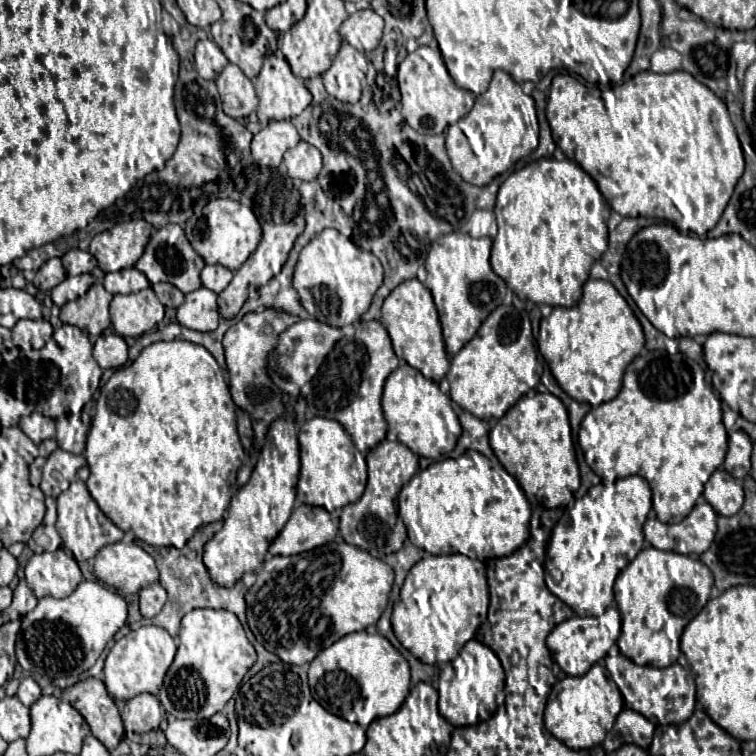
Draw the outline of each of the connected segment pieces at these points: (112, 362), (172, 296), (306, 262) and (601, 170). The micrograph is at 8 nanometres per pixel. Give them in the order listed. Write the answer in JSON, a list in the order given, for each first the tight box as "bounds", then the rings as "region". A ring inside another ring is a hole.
[{"bounds":[94,332,128,368],"region":[[[116,332],[102,334],[94,344],[94,360],[100,368],[118,368],[128,360],[128,344]]]},{"bounds":[152,282,184,308],"region":[[[168,282],[154,284],[152,290],[156,292],[156,298],[158,298],[164,306],[168,306],[168,308],[178,308],[178,306],[184,302],[184,294],[182,294],[176,286],[172,286],[172,284],[168,284]]]},{"bounds":[292,228,384,328],"region":[[[334,228],[324,229],[300,252],[292,284],[298,292],[300,304],[312,318],[342,328],[360,320],[360,316],[370,308],[372,296],[380,288],[384,272],[380,260],[372,252],[358,248],[350,236],[340,234]]]},{"bounds":[546,70,744,236],"region":[[[646,70],[638,72],[624,84],[590,88],[568,74],[558,74],[550,86],[546,116],[554,142],[570,160],[576,160],[576,164],[580,164],[580,168],[584,168],[584,172],[596,180],[596,184],[600,184],[604,200],[620,216],[670,220],[680,232],[704,236],[720,220],[734,186],[744,172],[742,146],[730,122],[726,104],[710,88],[694,80],[694,76],[684,70],[670,74],[654,74]],[[644,136],[646,146],[638,146],[636,140],[644,140]]]}]

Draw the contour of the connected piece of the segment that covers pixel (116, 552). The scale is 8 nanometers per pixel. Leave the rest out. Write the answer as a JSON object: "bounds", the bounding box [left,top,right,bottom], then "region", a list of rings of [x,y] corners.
{"bounds":[94,542,158,594],"region":[[[116,542],[116,544],[104,546],[96,554],[94,576],[104,584],[114,586],[120,594],[136,594],[142,588],[146,588],[158,580],[158,568],[154,564],[154,558],[148,552],[144,552],[136,542],[130,542],[130,544]]]}

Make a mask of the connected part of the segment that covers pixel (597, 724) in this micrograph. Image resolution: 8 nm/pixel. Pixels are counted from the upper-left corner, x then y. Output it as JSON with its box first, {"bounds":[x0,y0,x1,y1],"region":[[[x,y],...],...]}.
{"bounds":[544,664,624,750],"region":[[[594,664],[584,676],[566,676],[564,680],[558,680],[552,686],[544,710],[544,726],[564,746],[572,750],[586,750],[604,742],[622,708],[624,700],[614,680],[608,678],[606,668],[602,664]]]}

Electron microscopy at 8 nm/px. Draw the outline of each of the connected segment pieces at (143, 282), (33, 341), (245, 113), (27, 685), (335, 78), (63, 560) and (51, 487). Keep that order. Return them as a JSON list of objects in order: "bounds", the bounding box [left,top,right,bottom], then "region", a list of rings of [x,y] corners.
[{"bounds":[102,268,150,294],"region":[[[136,268],[110,272],[104,276],[102,284],[110,294],[132,294],[132,292],[140,292],[150,286],[148,278],[142,272],[138,272]]]},{"bounds":[11,319,54,350],"region":[[[22,319],[11,330],[12,340],[21,350],[40,349],[52,337],[54,328],[45,319]]]},{"bounds":[216,64,258,120],"region":[[[228,64],[218,80],[216,80],[220,98],[222,98],[222,108],[224,114],[244,120],[250,116],[250,112],[256,110],[258,106],[258,96],[254,92],[254,86],[250,78],[244,76],[244,72],[236,64]]]},{"bounds":[16,678,42,706],"region":[[[24,678],[20,682],[20,688],[18,688],[18,694],[16,696],[20,698],[20,702],[24,706],[32,706],[42,696],[42,692],[40,692],[40,686],[32,678]]]},{"bounds":[322,42,366,102],"region":[[[342,42],[330,70],[322,74],[326,92],[340,102],[358,102],[362,82],[366,78],[366,68],[366,56],[352,48],[348,42]]]},{"bounds":[24,548,84,598],"region":[[[62,548],[56,552],[34,554],[24,568],[24,576],[36,598],[66,598],[84,580],[76,560],[66,556]]]},{"bounds":[40,448,86,497],"region":[[[56,448],[46,458],[46,464],[42,469],[40,489],[46,497],[58,496],[64,490],[66,482],[72,482],[78,468],[82,468],[82,466],[86,466],[84,456],[76,456],[76,454]]]}]

